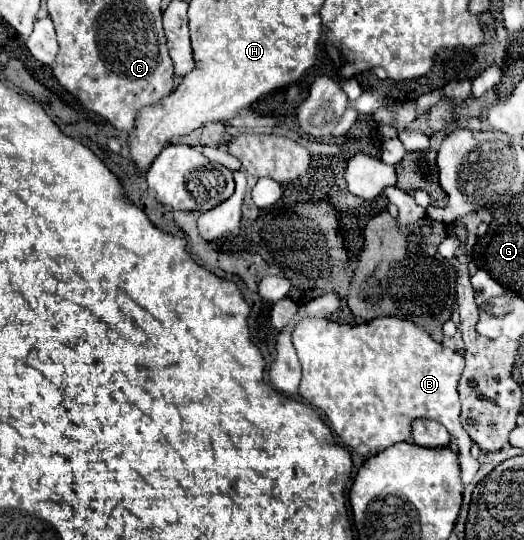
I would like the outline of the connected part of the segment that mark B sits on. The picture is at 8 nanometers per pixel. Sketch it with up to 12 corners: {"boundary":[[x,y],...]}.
{"boundary":[[396,316],[304,318],[300,396],[368,454],[414,420],[456,436],[460,352]]}

